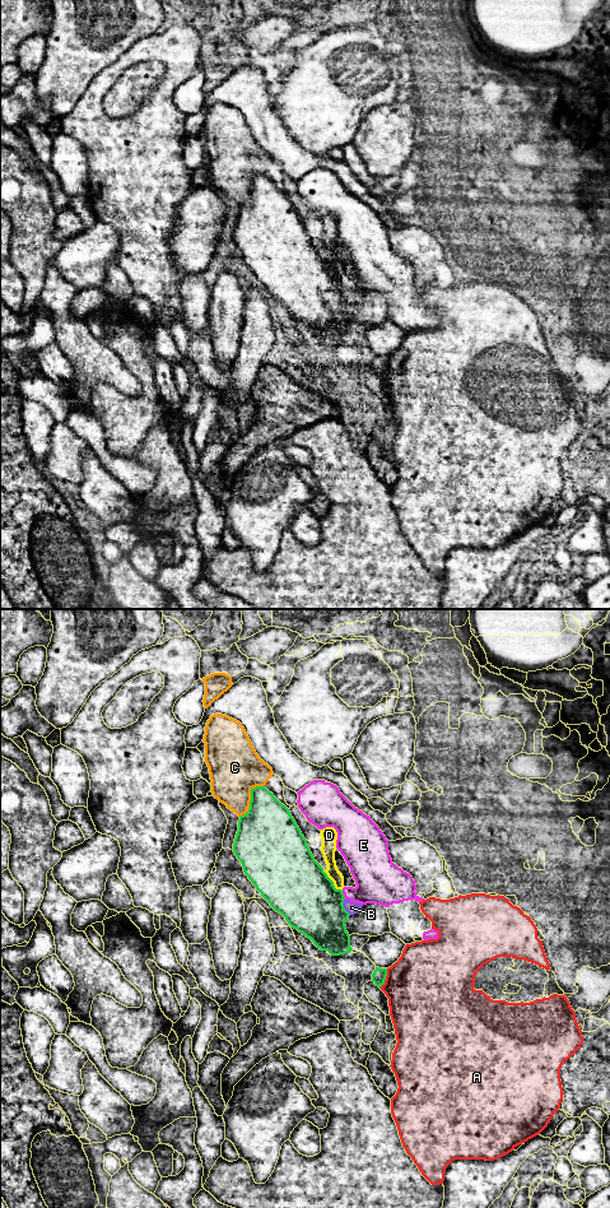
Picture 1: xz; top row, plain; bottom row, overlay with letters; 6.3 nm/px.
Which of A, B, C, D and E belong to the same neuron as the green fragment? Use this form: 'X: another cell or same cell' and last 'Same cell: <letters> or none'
A: another cell
B: another cell
C: another cell
D: another cell
E: another cell
Same cell: none

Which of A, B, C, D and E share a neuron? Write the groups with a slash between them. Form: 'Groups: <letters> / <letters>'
Groups: A / B D / C / E

